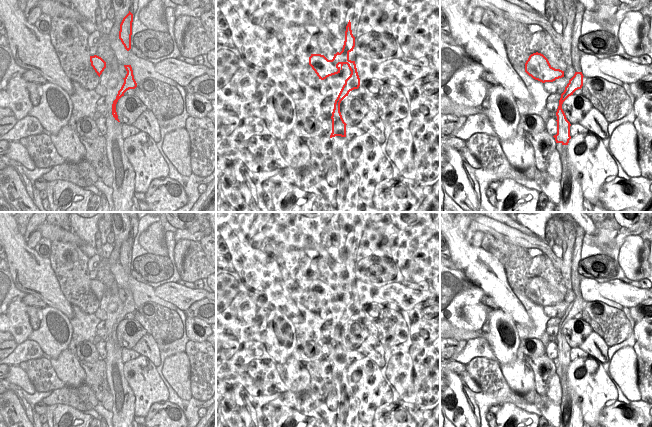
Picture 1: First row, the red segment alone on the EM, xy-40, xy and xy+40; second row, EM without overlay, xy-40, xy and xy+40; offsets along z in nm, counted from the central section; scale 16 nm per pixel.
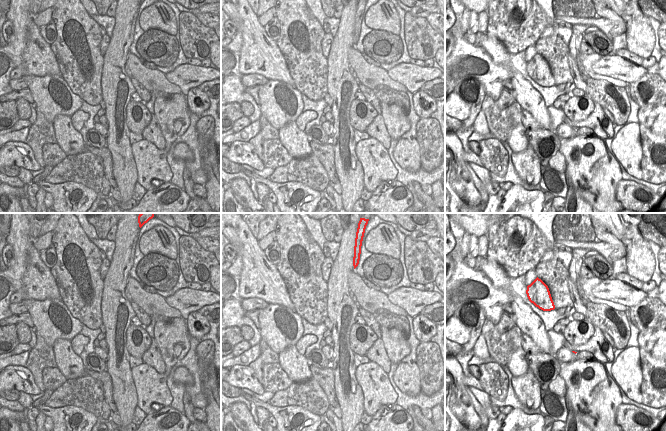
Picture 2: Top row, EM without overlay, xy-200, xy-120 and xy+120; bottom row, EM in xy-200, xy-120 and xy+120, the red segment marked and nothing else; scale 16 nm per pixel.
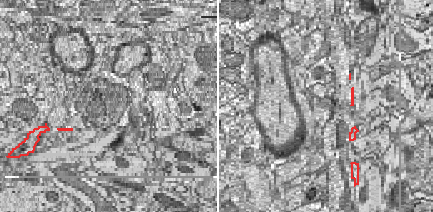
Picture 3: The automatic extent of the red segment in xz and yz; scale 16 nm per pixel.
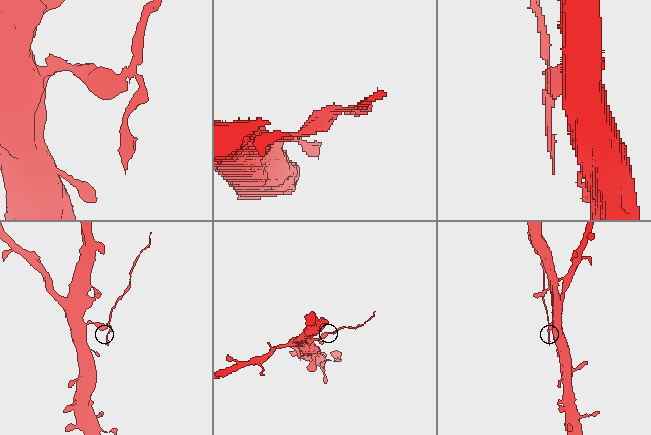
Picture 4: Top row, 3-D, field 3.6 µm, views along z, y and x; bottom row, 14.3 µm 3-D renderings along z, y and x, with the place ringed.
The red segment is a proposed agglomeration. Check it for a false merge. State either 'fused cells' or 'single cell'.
fused cells

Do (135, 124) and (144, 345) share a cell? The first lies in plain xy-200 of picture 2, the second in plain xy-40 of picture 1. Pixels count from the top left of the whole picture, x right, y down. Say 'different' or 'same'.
different

